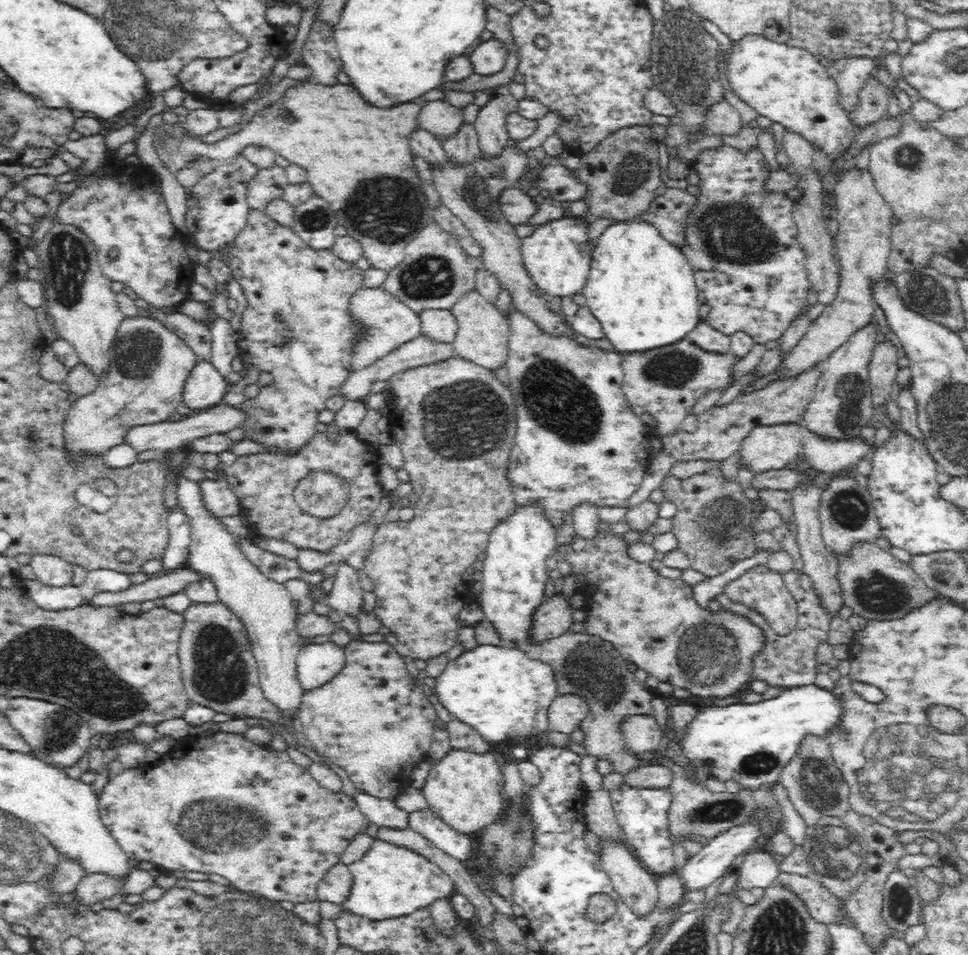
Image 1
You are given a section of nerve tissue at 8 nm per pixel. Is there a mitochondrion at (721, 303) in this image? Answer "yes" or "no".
no

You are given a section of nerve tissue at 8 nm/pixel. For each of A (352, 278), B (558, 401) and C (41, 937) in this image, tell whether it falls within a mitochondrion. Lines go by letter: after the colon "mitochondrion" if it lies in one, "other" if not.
A: other
B: mitochondrion
C: other

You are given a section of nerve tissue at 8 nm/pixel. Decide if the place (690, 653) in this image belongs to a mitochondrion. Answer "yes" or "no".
yes

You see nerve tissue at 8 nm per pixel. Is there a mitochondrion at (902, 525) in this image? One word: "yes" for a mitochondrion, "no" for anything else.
no

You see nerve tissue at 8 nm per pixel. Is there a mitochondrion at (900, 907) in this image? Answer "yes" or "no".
yes

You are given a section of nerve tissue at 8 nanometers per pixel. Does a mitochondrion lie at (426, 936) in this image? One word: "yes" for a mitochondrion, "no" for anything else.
no

